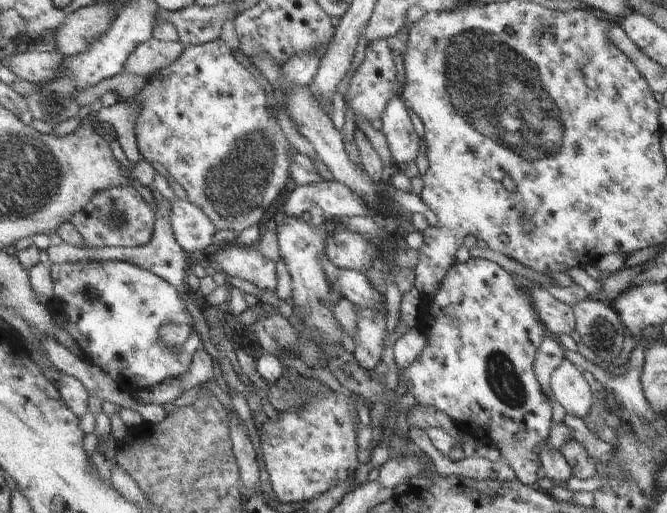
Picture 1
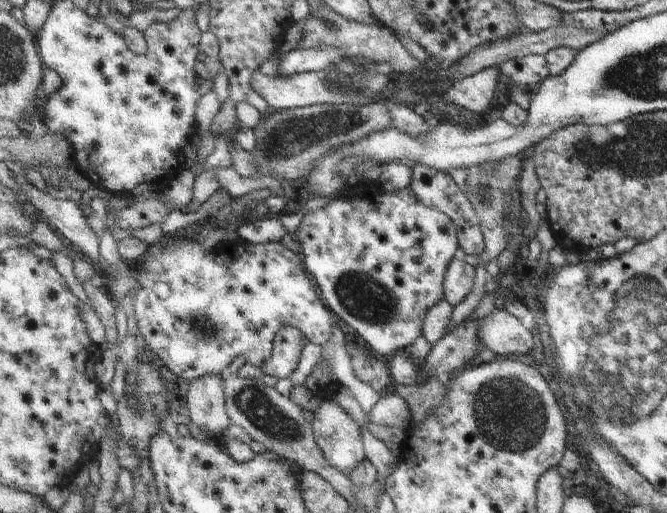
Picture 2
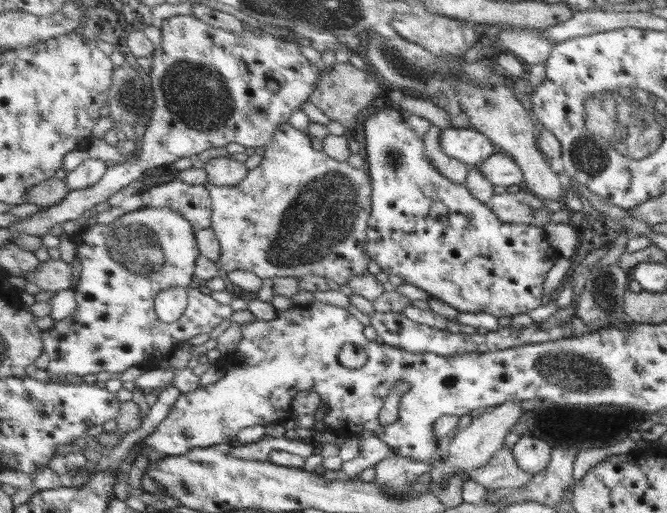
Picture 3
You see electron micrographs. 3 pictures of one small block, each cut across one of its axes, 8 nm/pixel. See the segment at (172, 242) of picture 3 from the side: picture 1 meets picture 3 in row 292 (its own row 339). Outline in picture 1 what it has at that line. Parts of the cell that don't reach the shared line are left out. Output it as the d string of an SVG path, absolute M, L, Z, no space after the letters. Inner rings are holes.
M84 260L84 261L79 261L79 262L76 262L76 263L74 263L74 262L67 262L67 264L55 264L55 263L53 263L53 264L52 264L52 265L51 265L51 266L50 266L50 268L49 268L49 269L50 269L50 271L51 271L51 272L52 272L52 277L53 277L53 280L54 280L54 296L55 296L55 300L57 300L57 302L59 302L59 304L61 304L61 312L62 312L62 314L61 314L61 315L60 315L60 318L63 318L63 320L64 320L64 321L65 321L65 322L67 322L67 323L68 323L68 324L69 324L69 325L68 325L68 326L67 326L67 328L68 328L68 330L69 330L69 331L70 331L70 333L71 333L71 336L72 336L72 337L74 337L74 339L75 339L75 340L76 340L76 341L77 341L77 342L78 342L78 345L79 345L79 346L80 346L80 347L81 347L81 348L82 348L82 349L83 349L83 350L84 350L84 354L85 354L85 356L86 356L86 358L87 358L87 359L88 359L88 360L90 360L90 361L91 361L91 362L93 362L93 363L94 363L94 364L95 364L95 365L97 365L97 366L100 366L100 367L101 367L101 368L102 368L102 369L103 369L103 370L104 370L104 371L105 371L105 372L106 372L106 373L107 373L107 374L108 374L108 375L109 375L109 376L111 376L111 378L114 378L114 379L115 379L115 380L116 380L116 381L117 381L117 382L118 382L118 384L119 384L119 386L120 386L120 387L121 387L121 388L122 388L122 389L123 389L123 390L124 390L124 391L125 391L125 392L128 392L128 393L130 393L130 394L133 394L133 392L140 392L140 391L142 391L142 390L143 390L143 389L150 389L150 388L151 388L151 387L152 387L152 386L157 386L157 384L161 384L161 383L165 383L165 382L168 382L168 381L174 381L174 380L176 380L176 379L177 379L177 378L179 378L179 377L180 377L180 376L183 376L183 374L185 374L185 373L186 373L186 372L189 372L189 369L190 369L190 368L191 368L191 365L192 365L192 362L193 362L193 361L194 361L194 354L195 354L195 353L196 353L196 352L197 352L197 351L202 351L202 350L203 350L203 348L205 348L205 344L203 344L203 338L201 338L201 334L199 334L199 332L195 332L195 330L194 330L194 326L193 326L193 322L192 322L192 320L191 320L191 314L190 314L190 313L189 313L189 310L187 310L187 306L185 306L185 302L183 302L183 300L182 300L182 298L180 298L180 297L179 297L179 294L178 294L178 293L177 293L177 289L176 289L176 288L175 288L175 287L174 287L174 286L173 286L173 285L170 285L170 284L169 284L169 282L167 282L167 281L166 281L166 280L165 280L165 279L162 279L162 278L161 278L161 277L160 277L160 276L157 276L157 275L154 275L154 274L153 274L153 273L152 273L152 272L151 272L151 271L147 271L147 270L146 270L146 269L144 269L144 268L143 268L143 267L138 267L138 266L137 266L137 265L134 265L134 264L133 264L133 263L128 263L128 262L127 262L127 261L106 261L106 260ZM167 323L173 323L173 324L178 324L178 325L189 325L189 324L191 324L191 326L193 326L193 334L191 334L191 338L190 338L190 340L189 340L189 341L188 341L188 342L187 342L187 343L185 343L185 346L184 346L184 349L183 349L183 350L182 350L182 351L179 351L179 352L178 352L178 353L174 353L174 352L173 352L173 351L172 351L172 350L169 350L169 349L168 349L168 348L167 348L167 346L165 346L165 343L161 343L161 342L160 342L160 328L161 328L161 327L162 327L162 326L163 326L163 325L164 325L164 324L167 324Z

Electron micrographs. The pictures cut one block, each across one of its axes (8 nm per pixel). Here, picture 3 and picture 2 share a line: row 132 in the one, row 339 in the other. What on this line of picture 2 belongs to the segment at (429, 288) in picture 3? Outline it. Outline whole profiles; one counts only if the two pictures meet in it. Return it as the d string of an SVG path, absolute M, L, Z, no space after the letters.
M369 181L360 186L346 186L341 195L337 195L334 200L325 204L321 208L307 212L296 232L290 232L294 239L294 245L301 250L306 271L310 273L320 287L325 306L335 317L340 317L347 325L353 328L358 335L368 344L368 347L375 351L377 356L381 355L388 359L397 351L407 351L408 348L423 335L423 320L426 320L427 312L434 308L444 298L443 280L446 280L447 268L451 262L458 259L461 255L461 245L458 240L459 229L454 221L445 212L440 212L436 207L430 207L417 197L414 190L410 187L397 189L394 192L386 193L382 190L379 182Z

